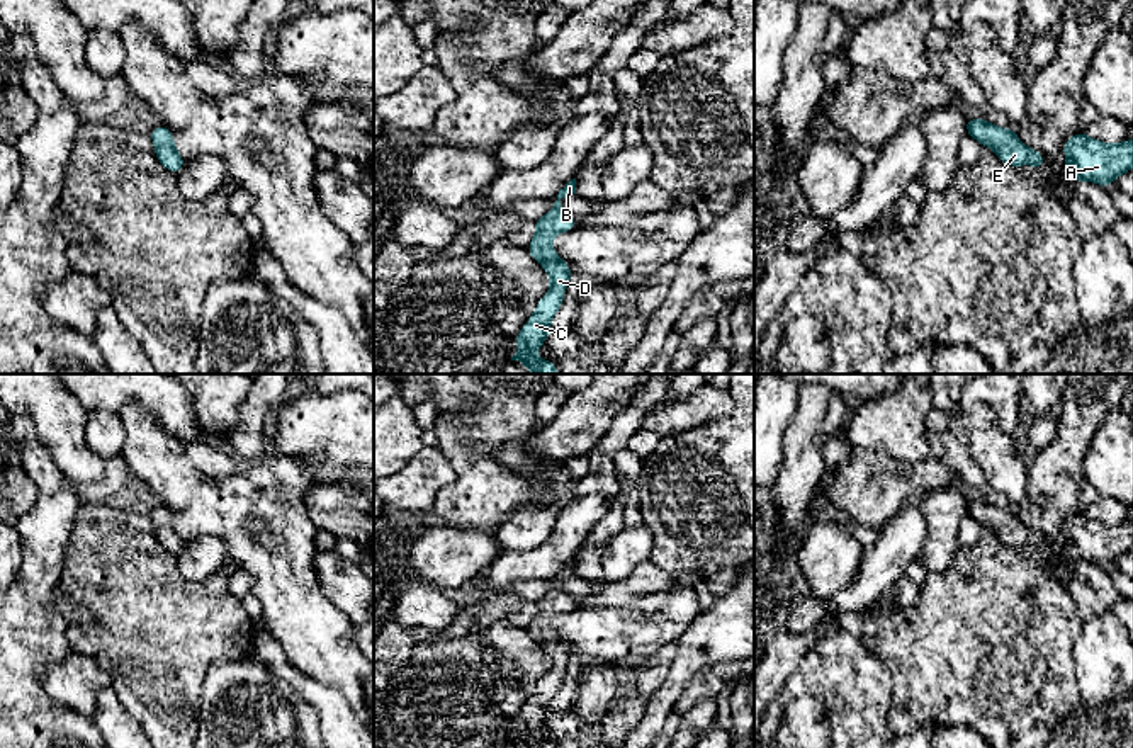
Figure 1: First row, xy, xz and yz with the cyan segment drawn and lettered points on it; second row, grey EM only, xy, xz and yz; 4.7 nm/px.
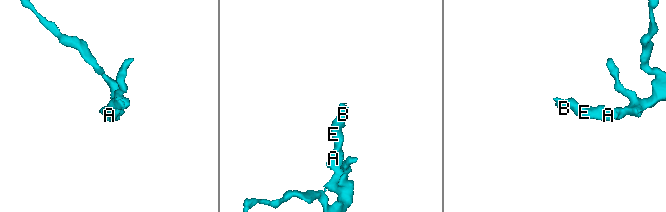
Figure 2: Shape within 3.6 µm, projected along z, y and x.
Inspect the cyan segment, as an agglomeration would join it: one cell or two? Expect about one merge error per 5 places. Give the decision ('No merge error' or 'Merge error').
No merge error

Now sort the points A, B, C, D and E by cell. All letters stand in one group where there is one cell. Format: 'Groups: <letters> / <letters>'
Groups: A B C D E

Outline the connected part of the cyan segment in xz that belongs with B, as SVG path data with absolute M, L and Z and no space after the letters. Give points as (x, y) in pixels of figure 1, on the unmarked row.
M576 559L559 571L554 588L535 602L535 617L527 627L532 639L537 641L550 658L549 673L537 683L535 694L515 717L520 733L515 734L511 741L520 741L527 748L557 748L554 743L535 738L533 731L545 726L550 702L559 692L566 666L572 658L569 646L550 626L554 617L578 607L576 600L561 588L561 580L572 575L576 575Z

